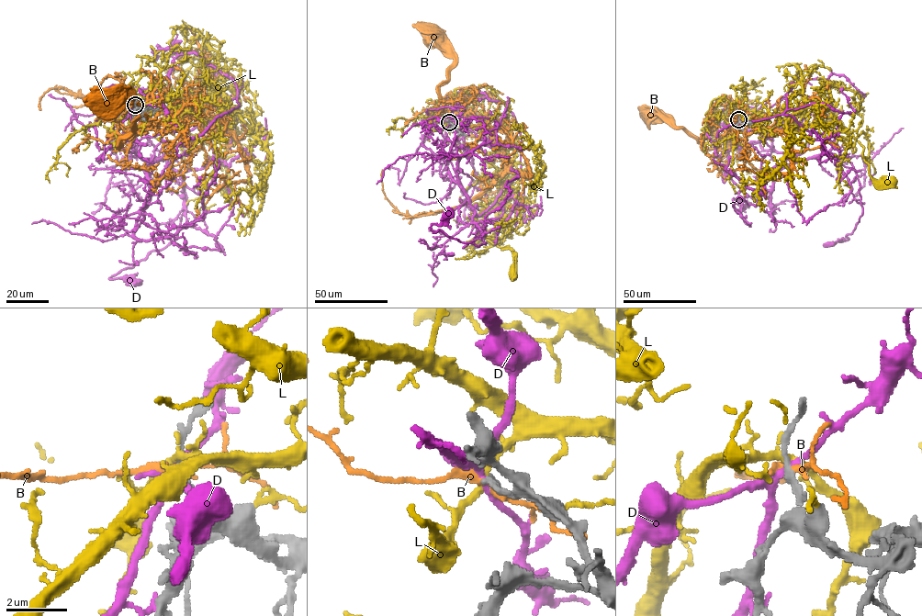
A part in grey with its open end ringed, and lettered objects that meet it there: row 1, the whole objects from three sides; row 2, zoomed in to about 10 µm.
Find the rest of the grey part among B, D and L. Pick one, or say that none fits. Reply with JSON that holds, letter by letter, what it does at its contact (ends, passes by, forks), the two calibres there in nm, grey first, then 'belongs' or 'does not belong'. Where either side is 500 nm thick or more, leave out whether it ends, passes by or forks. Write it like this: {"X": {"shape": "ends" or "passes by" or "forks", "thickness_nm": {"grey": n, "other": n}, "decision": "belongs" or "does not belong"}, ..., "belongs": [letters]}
{"B": {"shape": "passes by", "thickness_nm": {"grey": 180, "other": 260}, "decision": "belongs"}, "D": {"shape": "forks", "thickness_nm": {"grey": 170, "other": 180}, "decision": "does not belong"}, "L": {"shape": "passes by", "thickness_nm": {"grey": 160, "other": 240}, "decision": "does not belong"}, "belongs": ["B"]}

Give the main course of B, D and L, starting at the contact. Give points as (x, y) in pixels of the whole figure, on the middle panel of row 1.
B: (449, 122), (438, 110), (450, 94), (454, 100), (442, 102), (438, 85), (447, 79), (454, 55), (432, 32)
D: (448, 122), (434, 122), (444, 138), (440, 156), (485, 244), (433, 232), (431, 226), (448, 212)
L: (448, 122), (473, 126), (502, 162), (510, 193), (490, 201), (476, 226), (487, 240), (512, 252), (512, 274)

